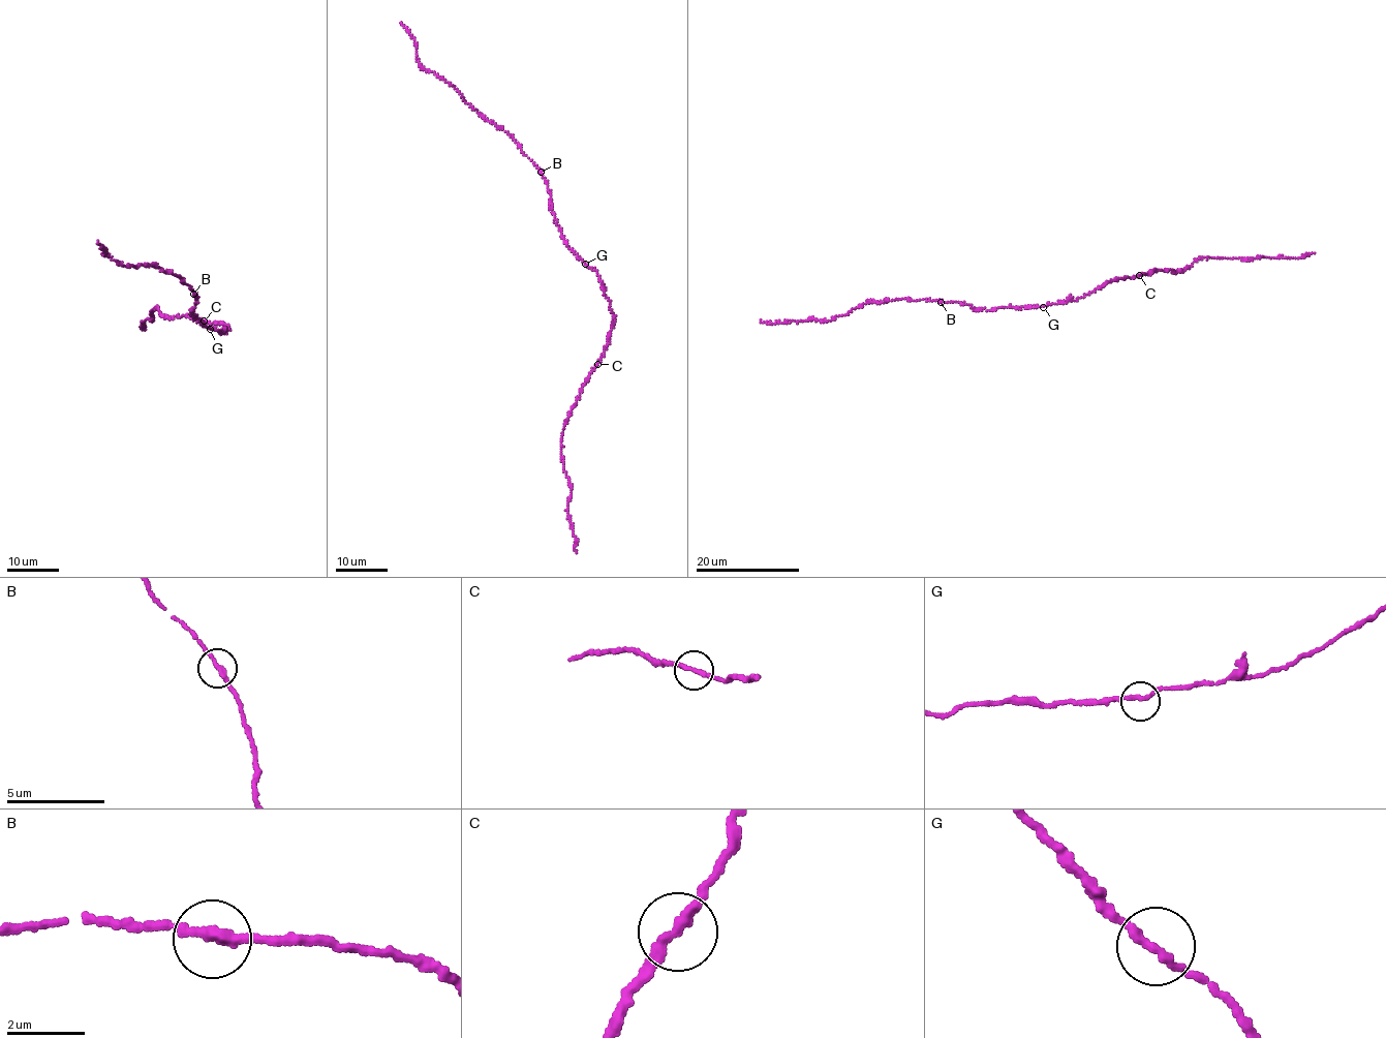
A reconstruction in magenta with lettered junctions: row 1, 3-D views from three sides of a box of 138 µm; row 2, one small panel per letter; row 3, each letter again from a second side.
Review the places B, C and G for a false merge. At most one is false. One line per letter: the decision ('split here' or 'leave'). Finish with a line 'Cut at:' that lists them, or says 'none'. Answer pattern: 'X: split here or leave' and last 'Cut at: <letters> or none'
B: leave
C: leave
G: leave
Cut at: none

